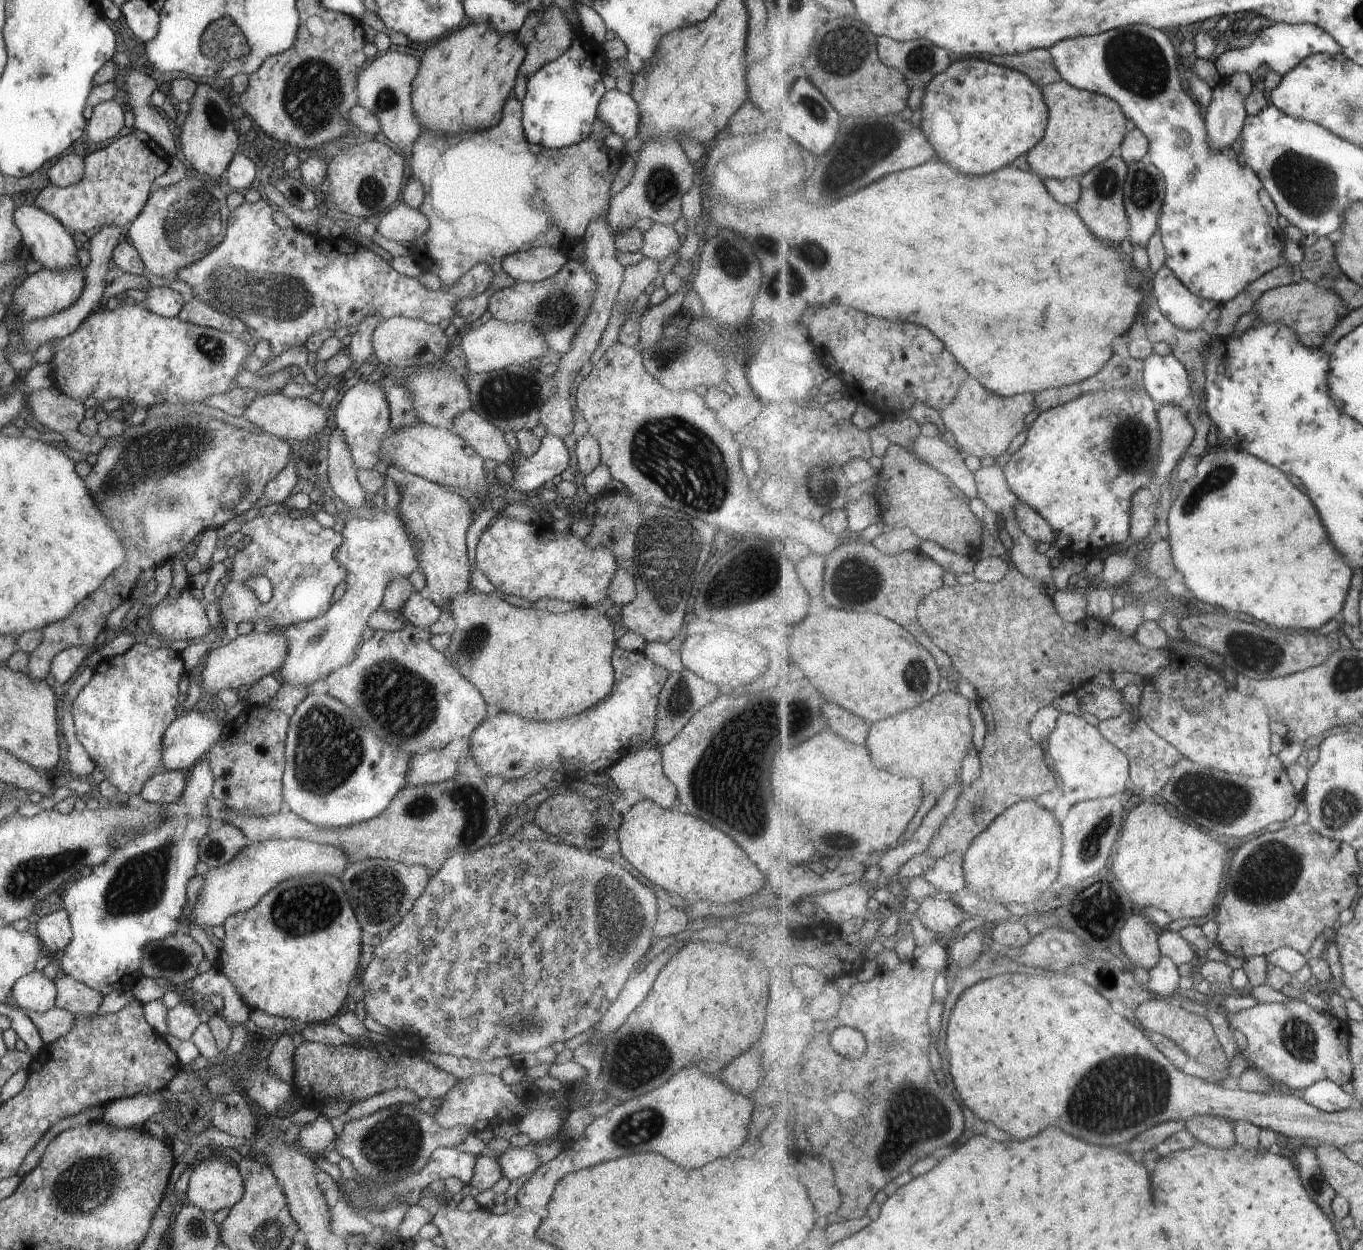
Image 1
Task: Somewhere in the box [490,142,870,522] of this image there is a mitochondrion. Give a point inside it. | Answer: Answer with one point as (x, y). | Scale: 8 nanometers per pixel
(676, 455)

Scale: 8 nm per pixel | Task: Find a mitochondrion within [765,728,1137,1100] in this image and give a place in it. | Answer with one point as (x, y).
(1109, 902)

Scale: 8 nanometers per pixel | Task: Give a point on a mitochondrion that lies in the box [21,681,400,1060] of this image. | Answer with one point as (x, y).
(328, 746)

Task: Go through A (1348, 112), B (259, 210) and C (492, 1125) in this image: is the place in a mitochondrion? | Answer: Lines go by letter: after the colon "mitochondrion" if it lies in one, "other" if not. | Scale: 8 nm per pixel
A: mitochondrion
B: other
C: other

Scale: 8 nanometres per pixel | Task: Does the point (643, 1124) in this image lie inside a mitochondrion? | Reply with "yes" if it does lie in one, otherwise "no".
yes

